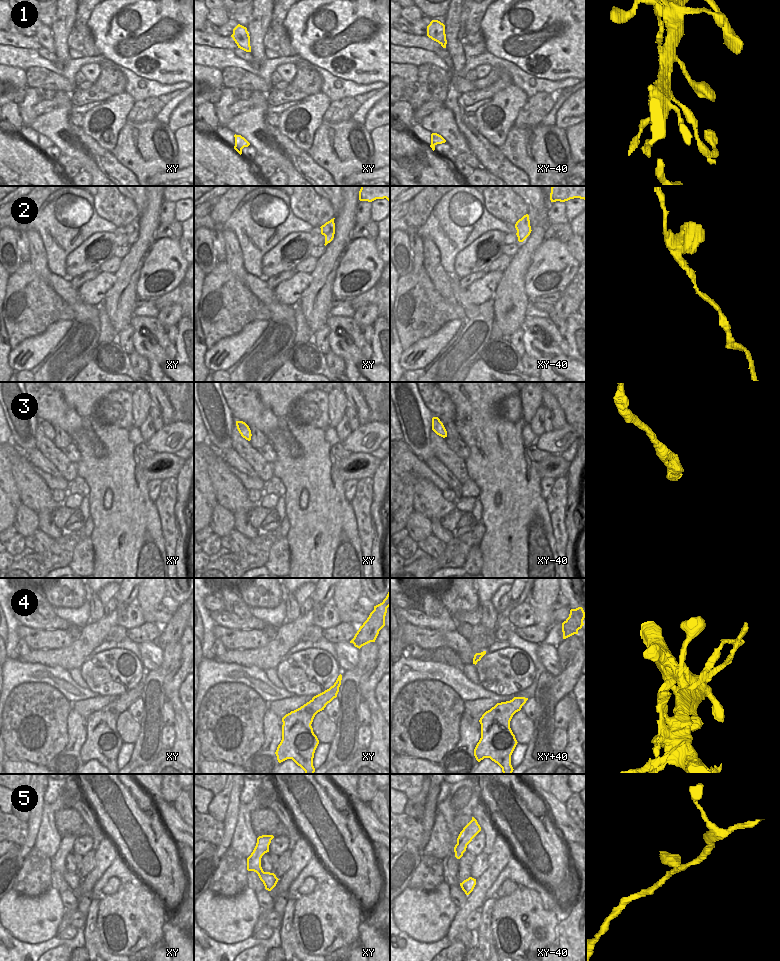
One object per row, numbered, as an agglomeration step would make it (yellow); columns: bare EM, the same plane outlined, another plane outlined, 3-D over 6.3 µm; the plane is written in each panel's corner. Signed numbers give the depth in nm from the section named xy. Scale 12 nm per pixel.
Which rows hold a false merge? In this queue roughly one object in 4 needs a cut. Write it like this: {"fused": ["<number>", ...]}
{"fused": []}

